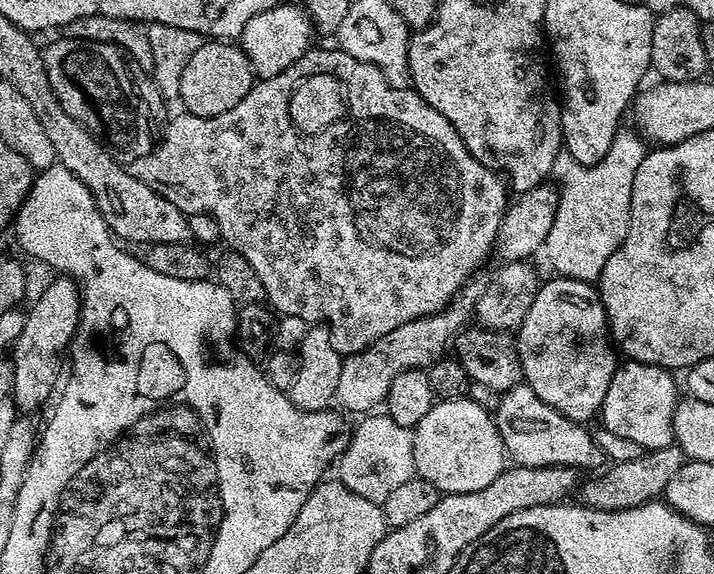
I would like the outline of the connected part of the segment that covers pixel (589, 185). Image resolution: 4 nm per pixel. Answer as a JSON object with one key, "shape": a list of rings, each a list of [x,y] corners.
{"shape":[[[635,131],[632,132],[617,132],[602,162],[587,166],[572,162],[569,168],[559,169],[564,185],[559,185],[560,202],[554,226],[550,228],[542,249],[557,277],[599,281],[606,262],[610,262],[618,246],[622,246],[630,226],[634,174],[638,174],[638,166],[642,166],[642,158],[646,154],[645,141]]]}

